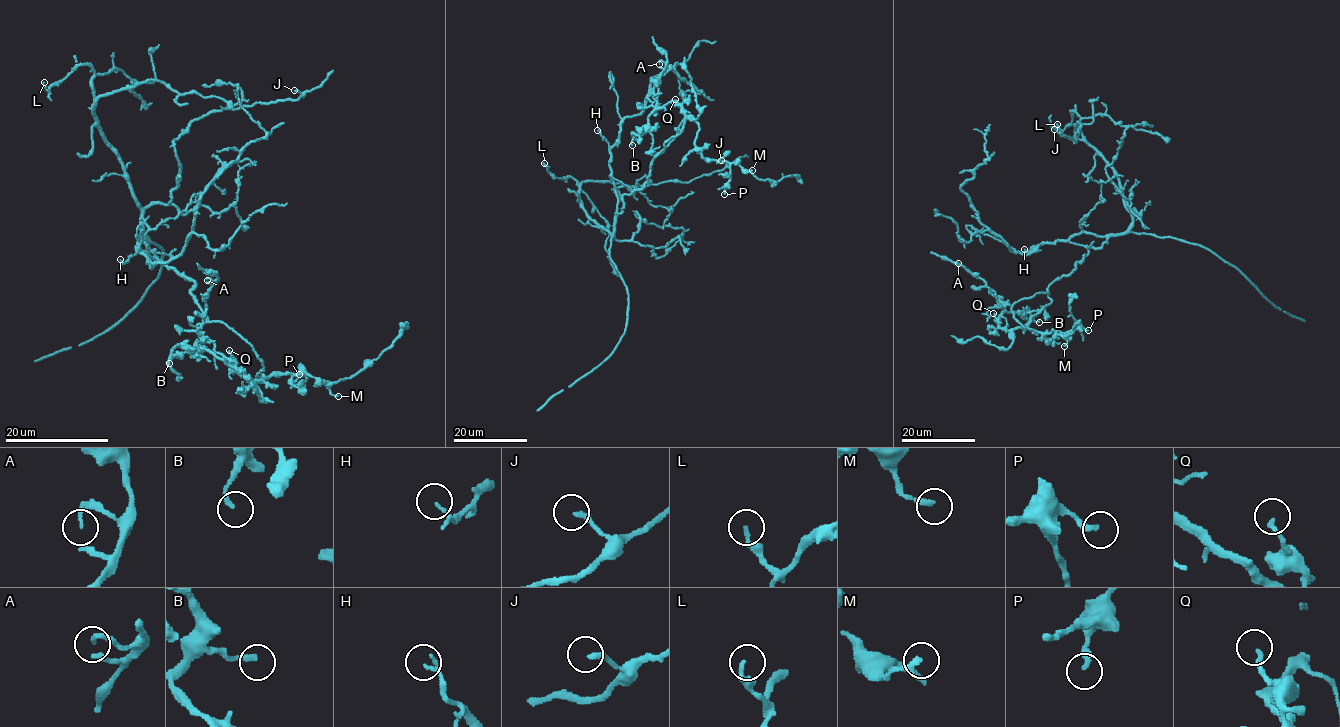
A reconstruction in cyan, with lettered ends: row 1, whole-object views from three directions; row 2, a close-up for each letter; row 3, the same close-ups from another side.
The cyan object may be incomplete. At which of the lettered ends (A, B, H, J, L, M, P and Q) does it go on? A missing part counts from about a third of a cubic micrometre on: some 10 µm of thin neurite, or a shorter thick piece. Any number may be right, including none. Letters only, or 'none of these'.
none of these

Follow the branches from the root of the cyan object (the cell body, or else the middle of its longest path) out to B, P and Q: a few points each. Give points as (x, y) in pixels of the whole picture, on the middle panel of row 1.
B: (617, 214), (622, 197), (650, 181), (652, 155), (680, 132), (685, 110), (671, 102), (656, 109), (632, 145)
P: (617, 214), (689, 117), (701, 155), (730, 165), (724, 194)
Q: (617, 214), (622, 197), (650, 181), (651, 161), (658, 154), (652, 155), (680, 132), (685, 110), (675, 99)

